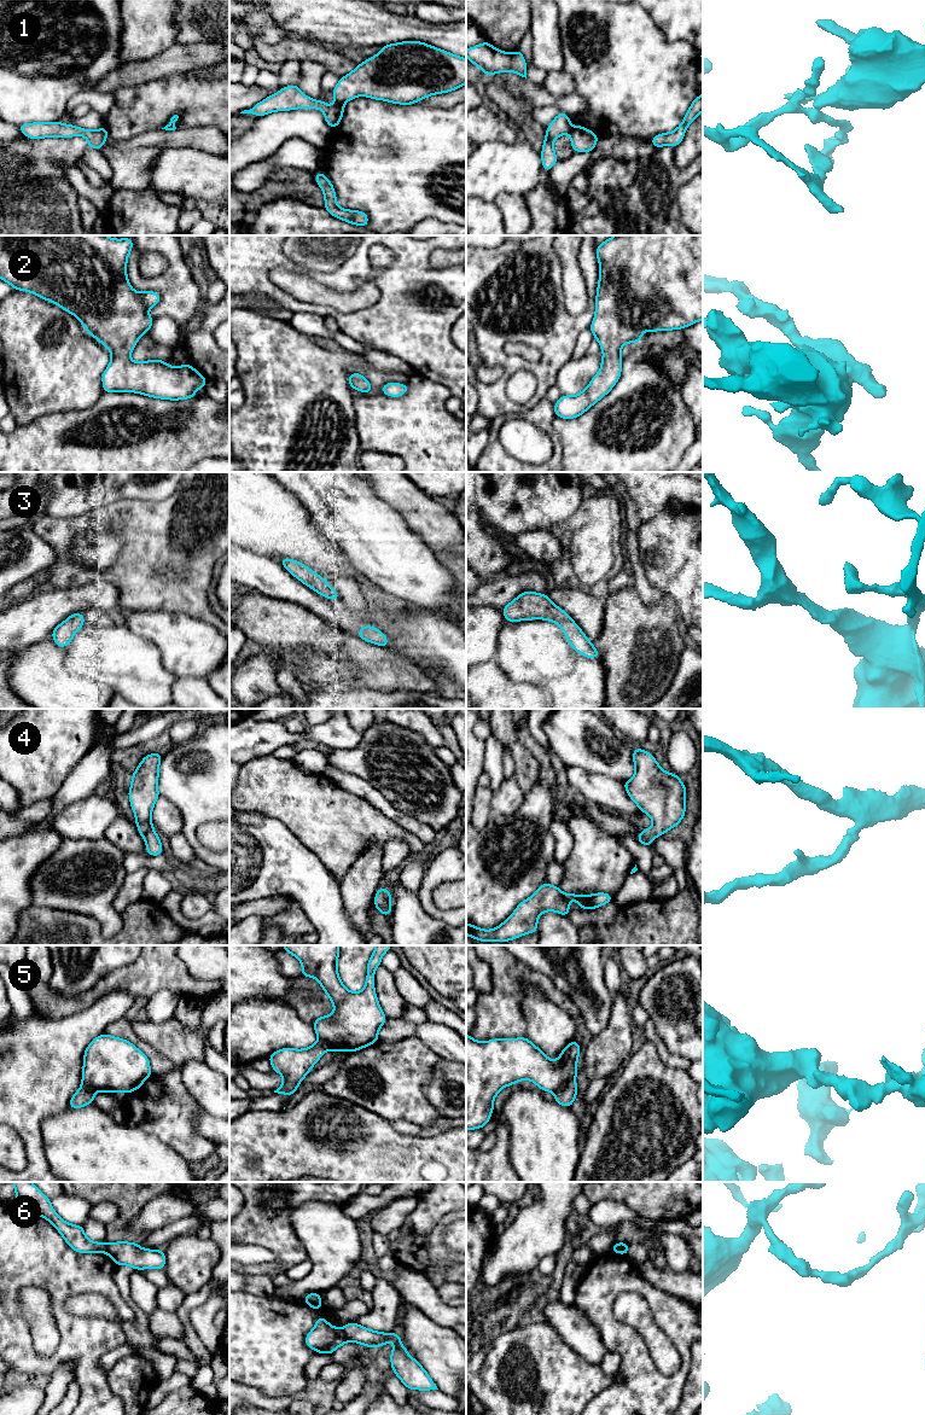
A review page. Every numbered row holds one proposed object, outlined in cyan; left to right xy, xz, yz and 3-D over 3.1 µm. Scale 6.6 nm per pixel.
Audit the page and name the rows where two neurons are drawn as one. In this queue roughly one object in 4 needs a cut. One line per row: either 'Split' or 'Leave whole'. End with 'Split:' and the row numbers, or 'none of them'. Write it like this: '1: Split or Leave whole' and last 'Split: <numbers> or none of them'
1: Split
2: Leave whole
3: Leave whole
4: Leave whole
5: Split
6: Split
Split: 1, 5, 6

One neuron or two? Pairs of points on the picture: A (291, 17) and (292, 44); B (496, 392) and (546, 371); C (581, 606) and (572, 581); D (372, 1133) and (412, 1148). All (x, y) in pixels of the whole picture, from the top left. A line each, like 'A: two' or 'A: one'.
A: two
B: one
C: two
D: one

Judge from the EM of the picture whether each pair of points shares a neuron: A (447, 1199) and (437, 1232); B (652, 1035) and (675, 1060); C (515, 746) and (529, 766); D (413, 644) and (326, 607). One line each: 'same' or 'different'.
A: different
B: same
C: same
D: same

